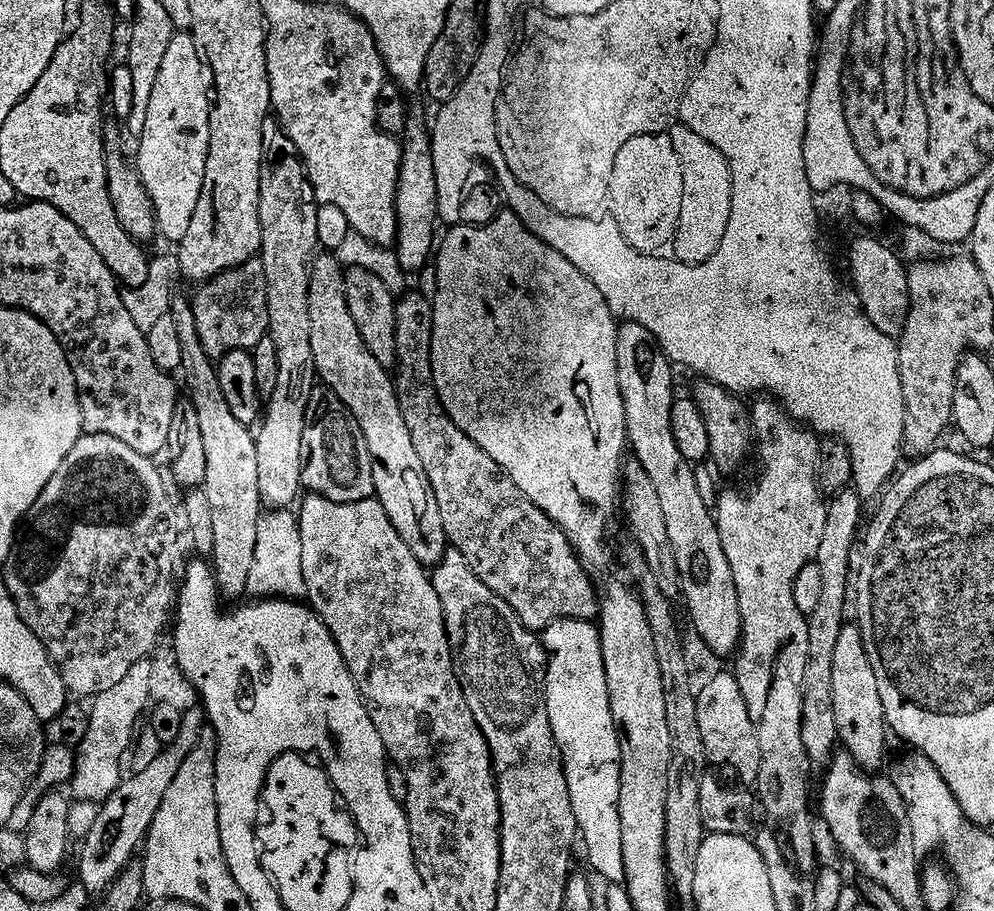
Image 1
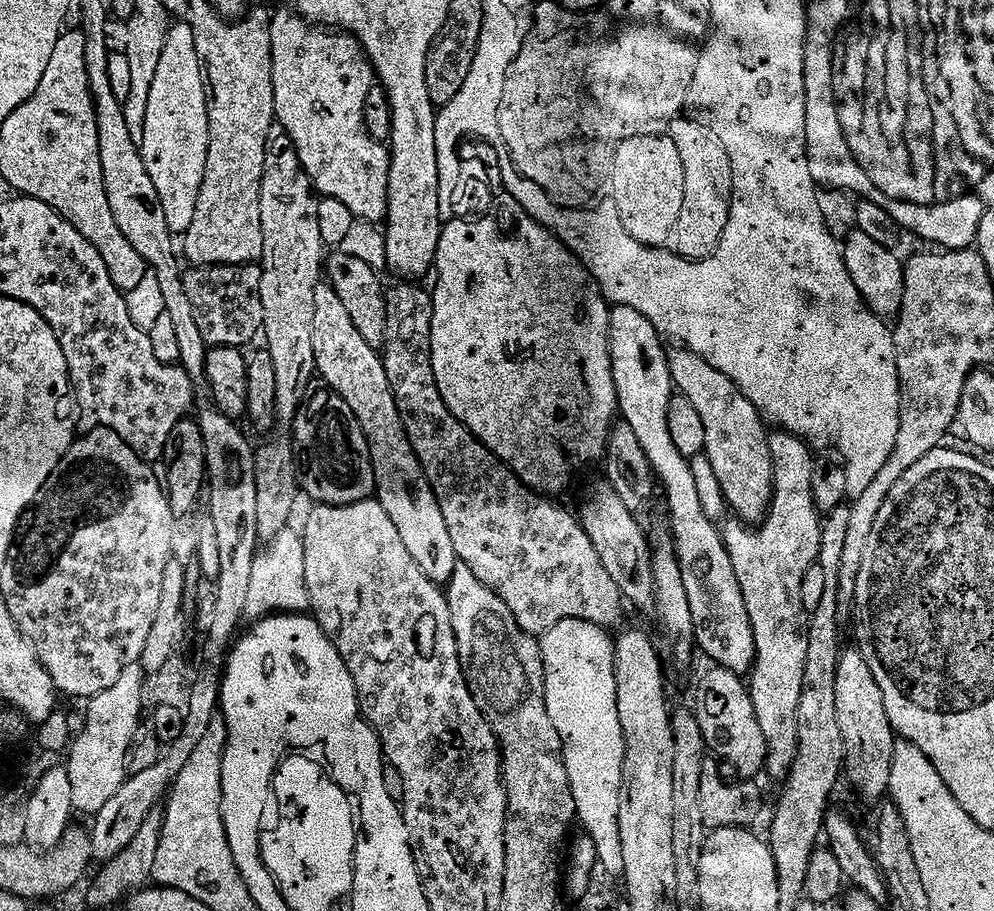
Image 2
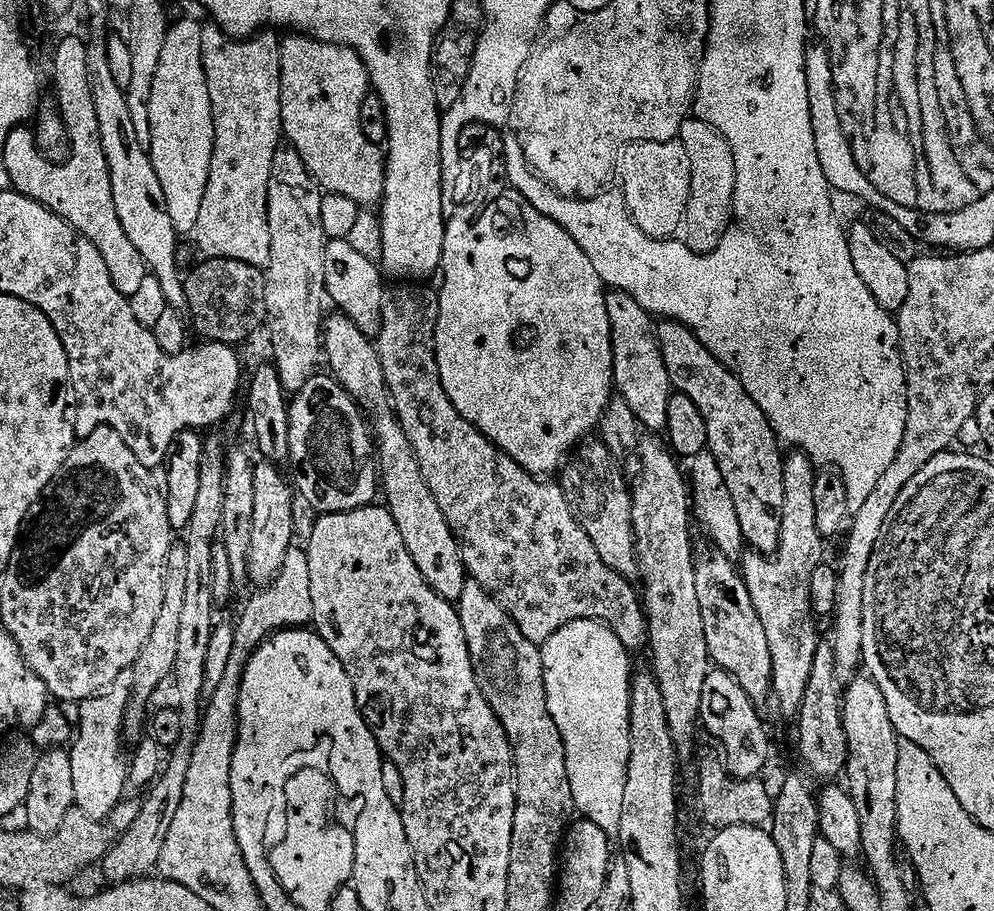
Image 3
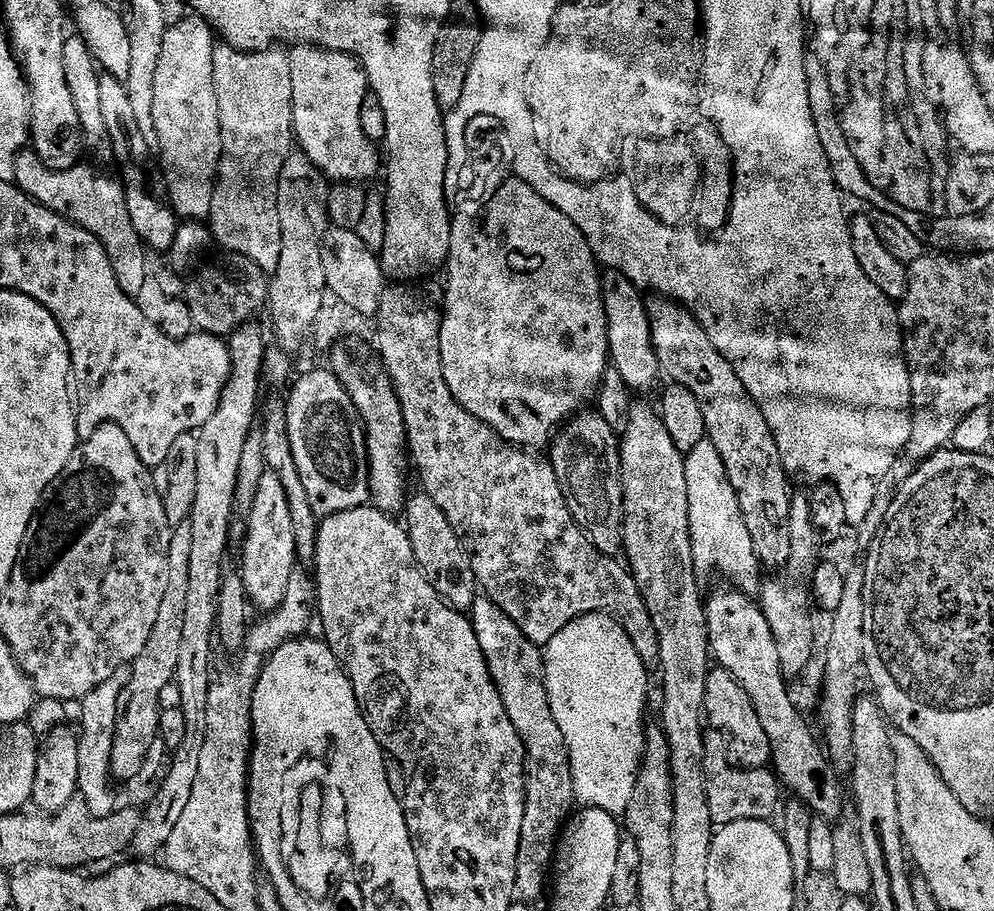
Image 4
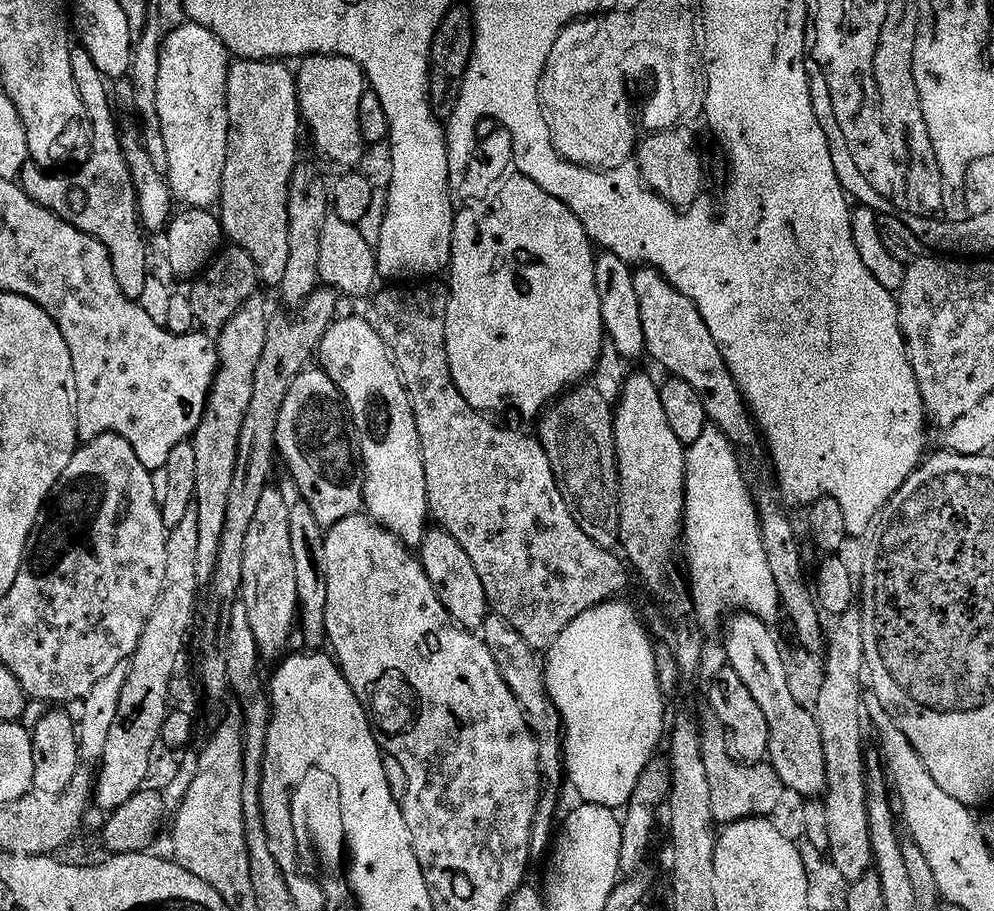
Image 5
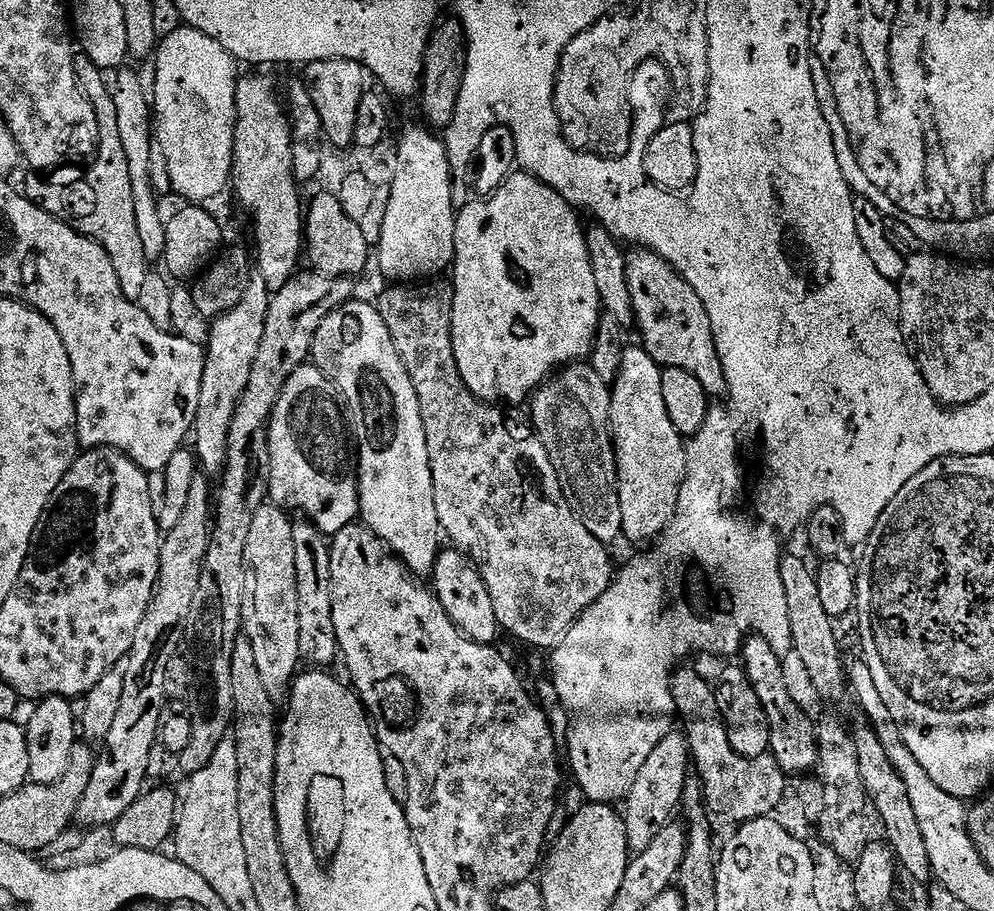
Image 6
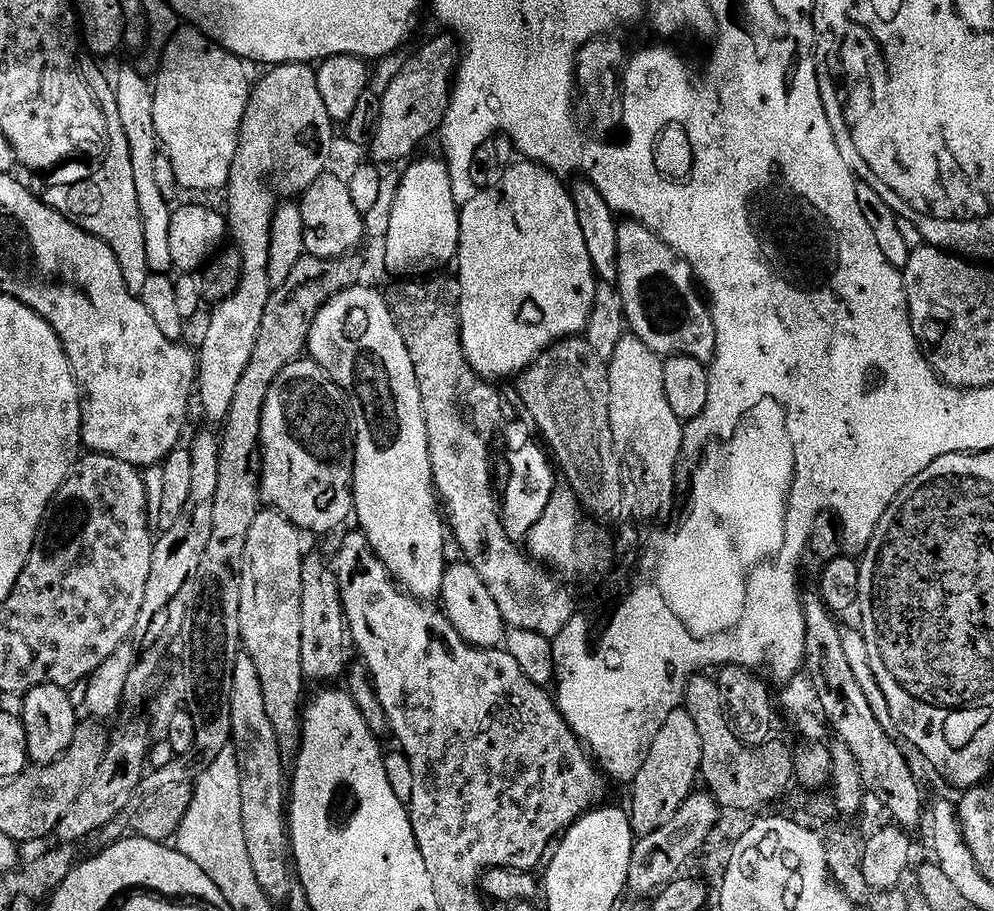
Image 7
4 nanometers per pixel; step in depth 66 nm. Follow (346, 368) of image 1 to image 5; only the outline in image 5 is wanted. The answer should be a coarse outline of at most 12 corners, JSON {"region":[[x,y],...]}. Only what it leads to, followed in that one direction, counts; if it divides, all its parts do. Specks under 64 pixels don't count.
{"region":[[436,526],[418,559],[453,621],[483,629],[490,605],[470,554]]}

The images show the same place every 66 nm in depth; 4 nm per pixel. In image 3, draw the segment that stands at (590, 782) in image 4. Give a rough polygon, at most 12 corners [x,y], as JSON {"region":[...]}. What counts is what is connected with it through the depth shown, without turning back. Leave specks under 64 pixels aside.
{"region":[[598,620],[542,646],[576,812],[619,837],[633,657]]}

